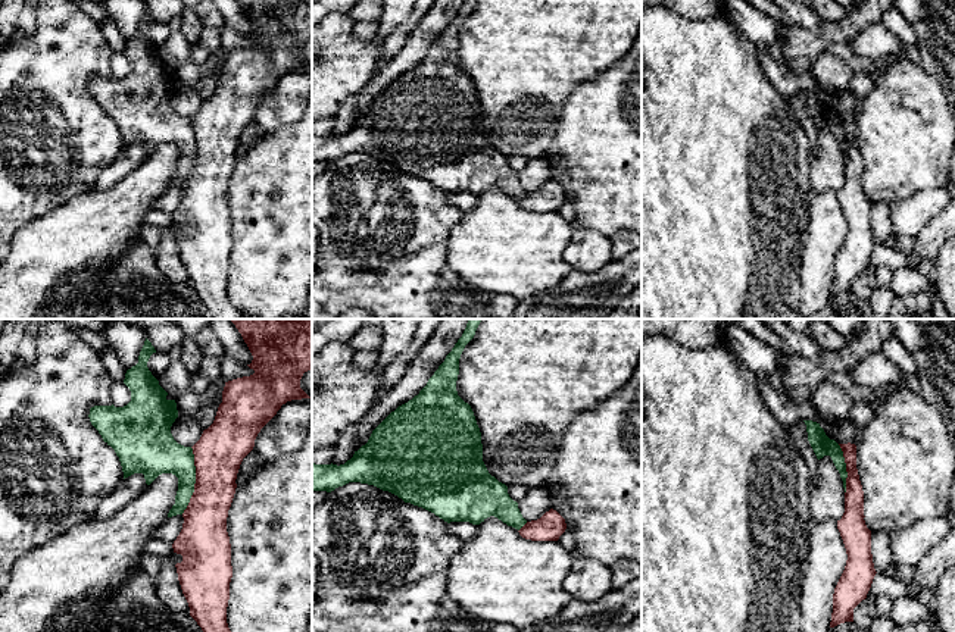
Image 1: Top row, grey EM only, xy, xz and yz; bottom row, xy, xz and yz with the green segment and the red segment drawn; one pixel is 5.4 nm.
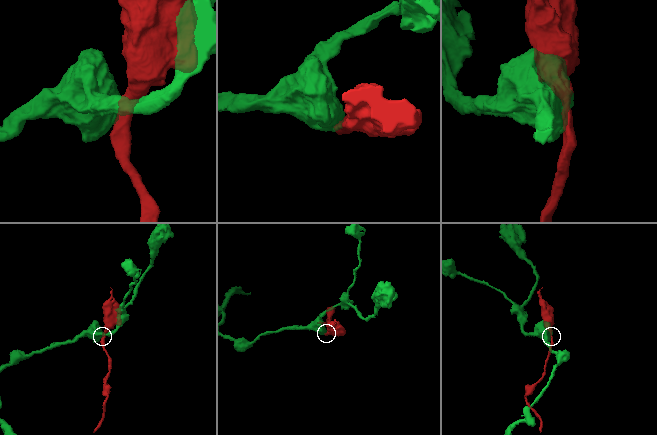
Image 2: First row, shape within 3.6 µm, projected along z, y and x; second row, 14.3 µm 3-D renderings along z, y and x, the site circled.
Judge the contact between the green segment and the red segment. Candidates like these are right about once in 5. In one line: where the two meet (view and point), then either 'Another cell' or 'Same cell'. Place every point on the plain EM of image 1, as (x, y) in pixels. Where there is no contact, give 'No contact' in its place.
Touches green at xy (194, 152). Another cell

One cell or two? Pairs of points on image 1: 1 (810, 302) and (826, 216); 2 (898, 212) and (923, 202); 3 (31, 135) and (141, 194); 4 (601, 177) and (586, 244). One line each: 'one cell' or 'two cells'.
1: one cell
2: one cell
3: two cells
4: two cells

